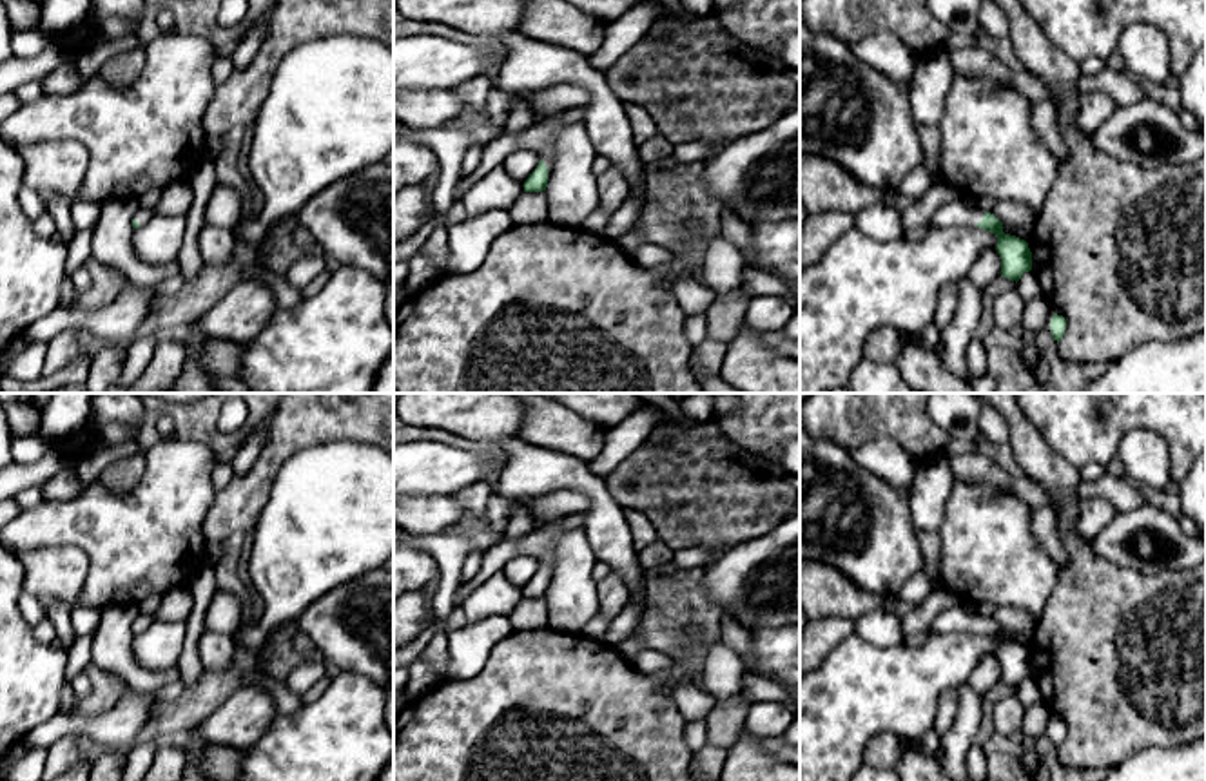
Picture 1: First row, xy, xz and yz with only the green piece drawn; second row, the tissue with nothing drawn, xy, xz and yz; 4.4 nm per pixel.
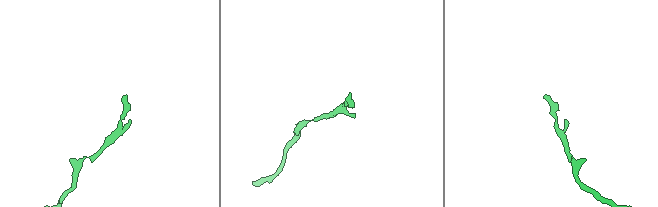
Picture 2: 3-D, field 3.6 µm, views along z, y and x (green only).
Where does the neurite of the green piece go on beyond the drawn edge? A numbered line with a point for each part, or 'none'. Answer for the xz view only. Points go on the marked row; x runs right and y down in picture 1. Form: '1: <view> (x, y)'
1: xz (539, 136)

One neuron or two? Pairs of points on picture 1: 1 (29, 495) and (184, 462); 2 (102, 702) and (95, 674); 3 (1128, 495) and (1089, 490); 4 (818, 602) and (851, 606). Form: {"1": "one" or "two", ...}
{"1": "two", "2": "one", "3": "one", "4": "one"}

